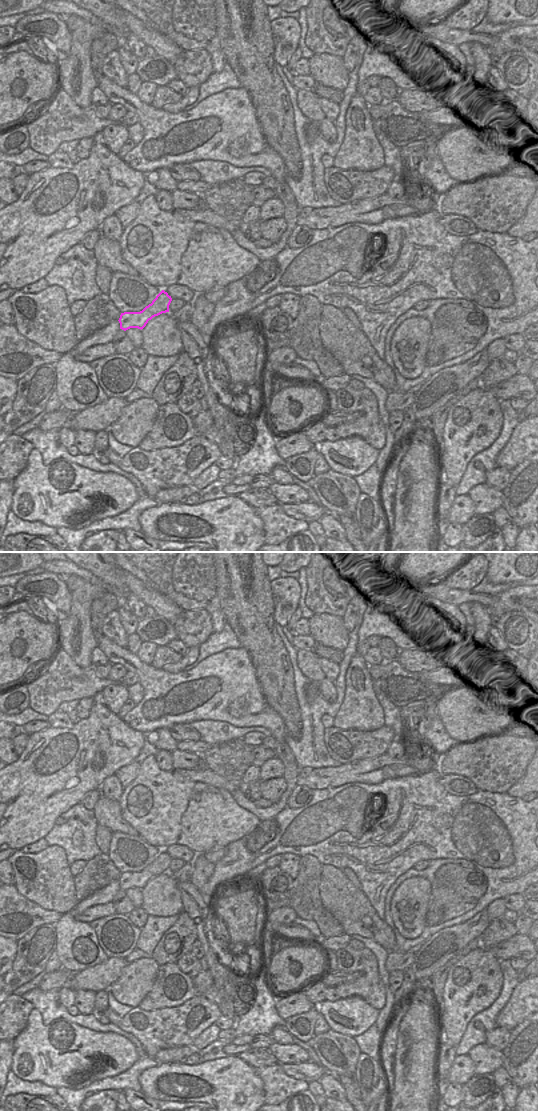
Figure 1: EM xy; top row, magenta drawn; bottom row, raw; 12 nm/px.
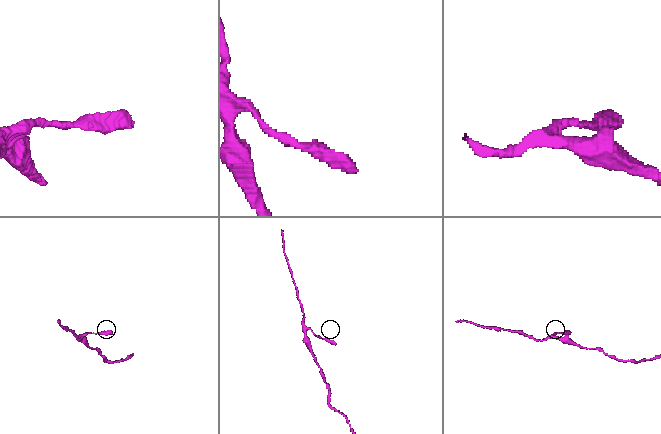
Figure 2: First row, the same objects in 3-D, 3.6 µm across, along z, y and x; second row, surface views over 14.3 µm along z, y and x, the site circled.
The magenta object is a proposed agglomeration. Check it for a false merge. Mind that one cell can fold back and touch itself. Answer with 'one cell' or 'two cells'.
one cell

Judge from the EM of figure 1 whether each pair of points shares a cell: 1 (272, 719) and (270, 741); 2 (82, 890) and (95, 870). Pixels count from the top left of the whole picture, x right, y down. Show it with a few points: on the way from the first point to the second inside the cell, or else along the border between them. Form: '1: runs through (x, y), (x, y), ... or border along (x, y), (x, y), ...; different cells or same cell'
1: runs through (274, 724), (274, 736); same cell
2: runs through (85, 885), (95, 875); same cell

